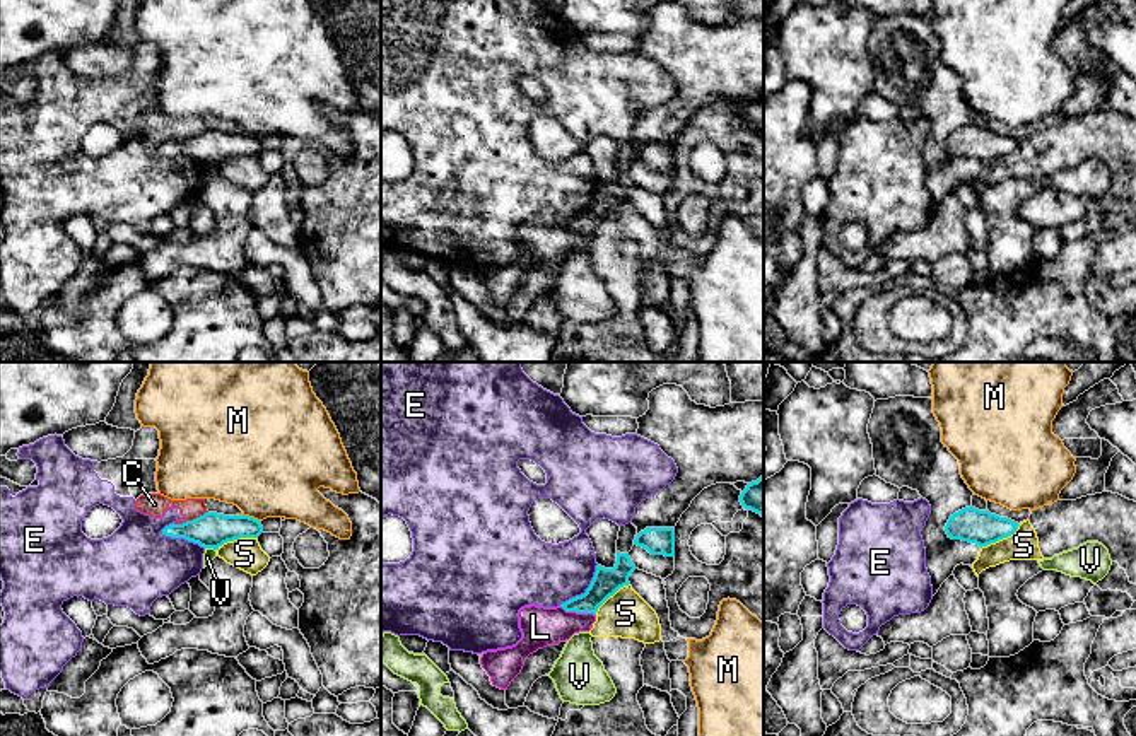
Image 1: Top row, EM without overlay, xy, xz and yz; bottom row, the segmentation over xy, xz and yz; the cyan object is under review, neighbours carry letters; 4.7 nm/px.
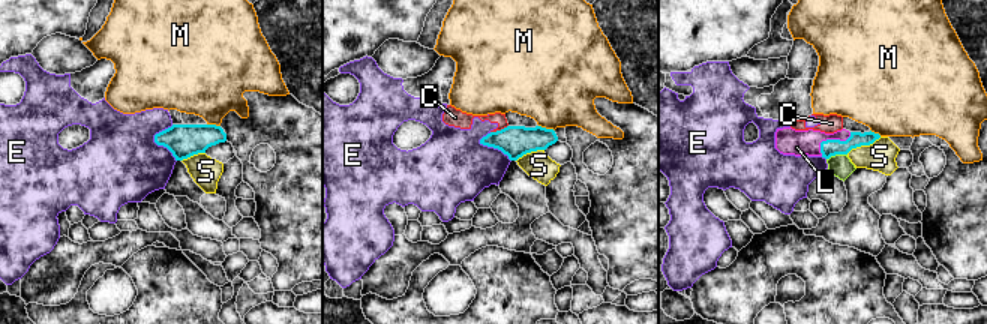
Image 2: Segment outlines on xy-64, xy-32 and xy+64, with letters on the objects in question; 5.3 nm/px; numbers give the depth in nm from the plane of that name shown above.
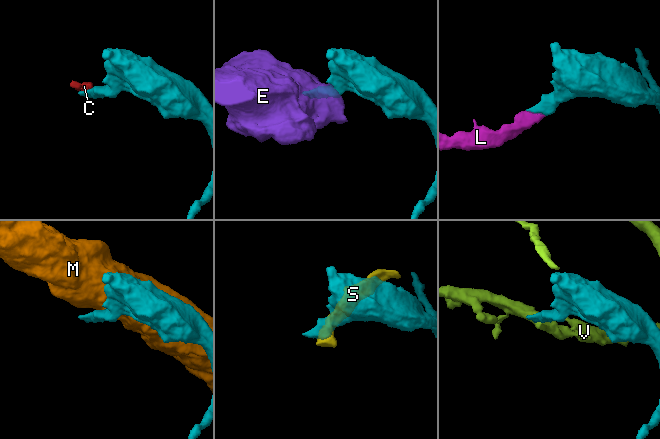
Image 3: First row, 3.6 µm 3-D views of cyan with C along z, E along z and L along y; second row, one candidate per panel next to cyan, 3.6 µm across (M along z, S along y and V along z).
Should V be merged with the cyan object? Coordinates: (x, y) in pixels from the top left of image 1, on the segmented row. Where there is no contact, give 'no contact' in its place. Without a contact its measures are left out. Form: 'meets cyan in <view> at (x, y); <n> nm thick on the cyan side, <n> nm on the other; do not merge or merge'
meets cyan in xy at (210, 547); 170 nm thick on the cyan side, 60 nm on the other; do not merge

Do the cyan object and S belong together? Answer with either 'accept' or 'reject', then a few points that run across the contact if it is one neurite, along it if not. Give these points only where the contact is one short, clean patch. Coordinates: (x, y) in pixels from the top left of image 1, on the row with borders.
reject; line yz (1020, 525), (1013, 533), (981, 549)

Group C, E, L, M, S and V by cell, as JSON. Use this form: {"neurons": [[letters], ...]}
{"neurons": [["C", "E"], ["L"], ["M"], ["S"], ["V"]]}

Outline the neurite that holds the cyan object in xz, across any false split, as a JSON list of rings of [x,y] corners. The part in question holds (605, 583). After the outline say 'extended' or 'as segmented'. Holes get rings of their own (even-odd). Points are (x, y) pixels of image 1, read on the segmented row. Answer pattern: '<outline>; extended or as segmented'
[[[617,552],[613,569],[596,565],[594,577],[584,594],[576,596],[557,608],[524,606],[519,610],[519,628],[523,639],[506,649],[487,651],[480,657],[482,668],[494,686],[507,690],[521,673],[530,654],[547,645],[559,645],[574,634],[589,632],[596,622],[598,608],[620,587],[629,586],[635,570],[629,553]]]; extended

